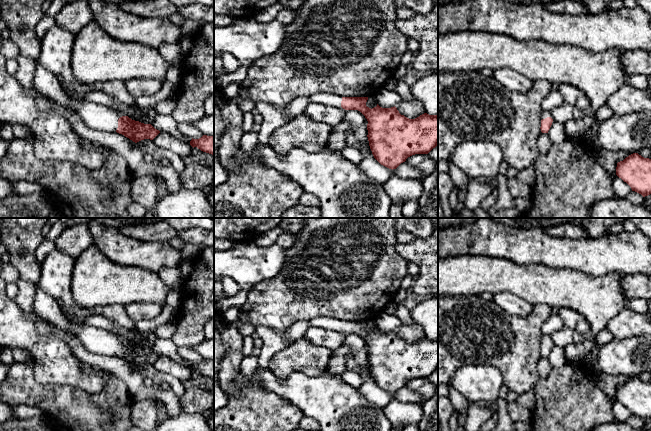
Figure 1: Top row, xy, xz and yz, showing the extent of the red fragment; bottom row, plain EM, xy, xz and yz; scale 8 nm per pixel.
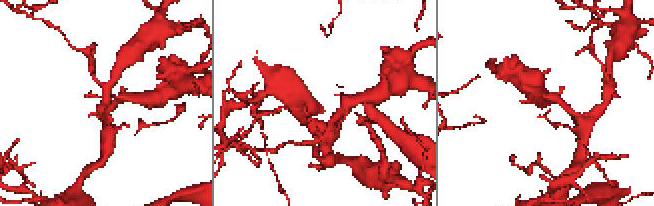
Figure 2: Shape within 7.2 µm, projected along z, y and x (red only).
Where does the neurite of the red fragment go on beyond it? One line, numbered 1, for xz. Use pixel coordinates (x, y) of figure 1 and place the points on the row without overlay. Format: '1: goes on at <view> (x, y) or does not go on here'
1: goes on at xz (329, 323)

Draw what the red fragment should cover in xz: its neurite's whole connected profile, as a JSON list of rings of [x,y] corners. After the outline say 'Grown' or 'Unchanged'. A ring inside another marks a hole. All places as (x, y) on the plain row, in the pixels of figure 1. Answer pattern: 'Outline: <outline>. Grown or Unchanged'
Outline: [[[316,317],[309,320],[310,327],[320,327],[331,331],[342,331],[345,334],[358,334],[368,345],[368,365],[374,382],[389,393],[396,393],[406,383],[415,378],[428,378],[438,367],[438,338],[424,337],[415,343],[401,339],[397,332],[374,332],[366,330],[368,321],[343,321],[333,317]]]. Grown

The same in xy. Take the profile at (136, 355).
Outline: [[[38,284],[36,285],[33,307],[35,312],[50,324],[77,336],[83,346],[93,353],[116,355],[135,367],[144,363],[153,364],[160,357],[151,348],[132,344],[115,333],[101,328],[76,324],[68,320],[57,305],[56,300],[44,293]]]. Grown

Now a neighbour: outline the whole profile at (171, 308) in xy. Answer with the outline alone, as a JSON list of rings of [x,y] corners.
[[[170,290],[160,314],[153,320],[137,323],[137,328],[142,331],[154,333],[155,330],[167,322],[176,321],[182,307],[182,295],[180,291]]]

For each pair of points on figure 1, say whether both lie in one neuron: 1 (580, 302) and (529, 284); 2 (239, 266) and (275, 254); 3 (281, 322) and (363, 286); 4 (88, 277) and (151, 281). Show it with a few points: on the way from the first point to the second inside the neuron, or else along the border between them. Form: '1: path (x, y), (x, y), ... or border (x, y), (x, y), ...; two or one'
1: path (567, 289), (542, 285); one
2: path (248, 264), (266, 263); one
3: path (301, 302), (329, 302), (339, 292), (343, 292); one
4: path (104, 281), (135, 281); one

